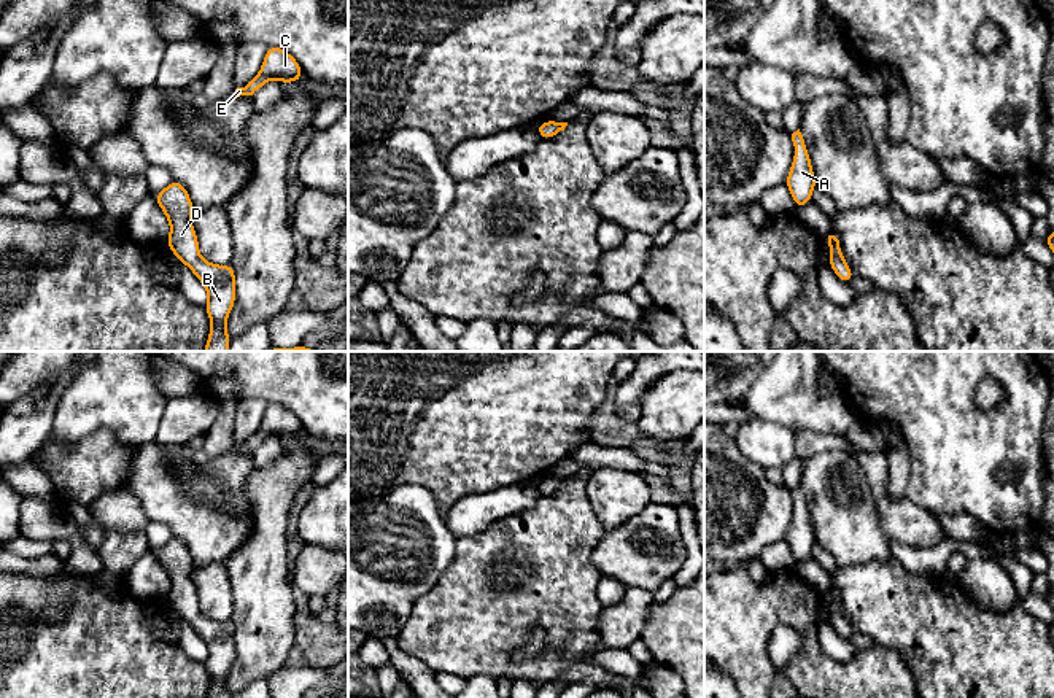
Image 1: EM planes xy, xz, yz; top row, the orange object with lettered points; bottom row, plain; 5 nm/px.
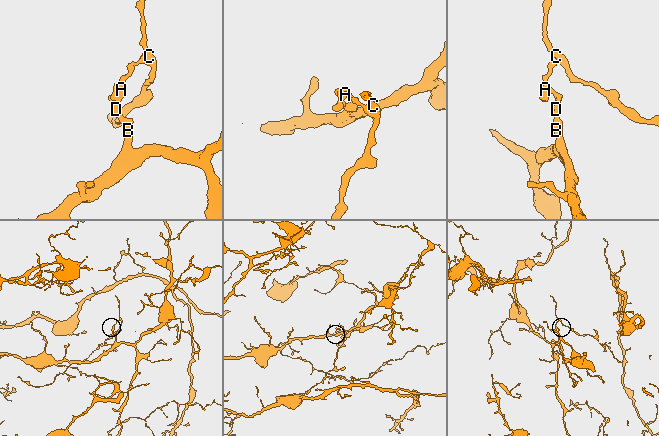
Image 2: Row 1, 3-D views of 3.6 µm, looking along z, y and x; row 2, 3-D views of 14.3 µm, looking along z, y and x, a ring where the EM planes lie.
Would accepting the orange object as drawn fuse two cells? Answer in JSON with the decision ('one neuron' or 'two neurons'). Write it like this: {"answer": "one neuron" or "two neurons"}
{"answer": "one neuron"}

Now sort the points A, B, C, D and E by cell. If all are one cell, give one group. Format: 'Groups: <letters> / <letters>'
Groups: A B C D E

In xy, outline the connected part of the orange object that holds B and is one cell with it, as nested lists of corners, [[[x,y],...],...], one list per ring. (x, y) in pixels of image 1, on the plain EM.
[[[172,536],[154,553],[170,579],[170,591],[165,603],[207,644],[208,657],[203,665],[211,676],[208,698],[231,698],[232,695],[227,692],[226,677],[235,660],[234,623],[231,620],[218,622],[202,615],[197,590],[191,580],[194,561],[180,537]]]

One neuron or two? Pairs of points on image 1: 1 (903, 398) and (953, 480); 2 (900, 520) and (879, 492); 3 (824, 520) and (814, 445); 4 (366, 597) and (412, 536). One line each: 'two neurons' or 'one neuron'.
1: one neuron
2: one neuron
3: two neurons
4: one neuron

